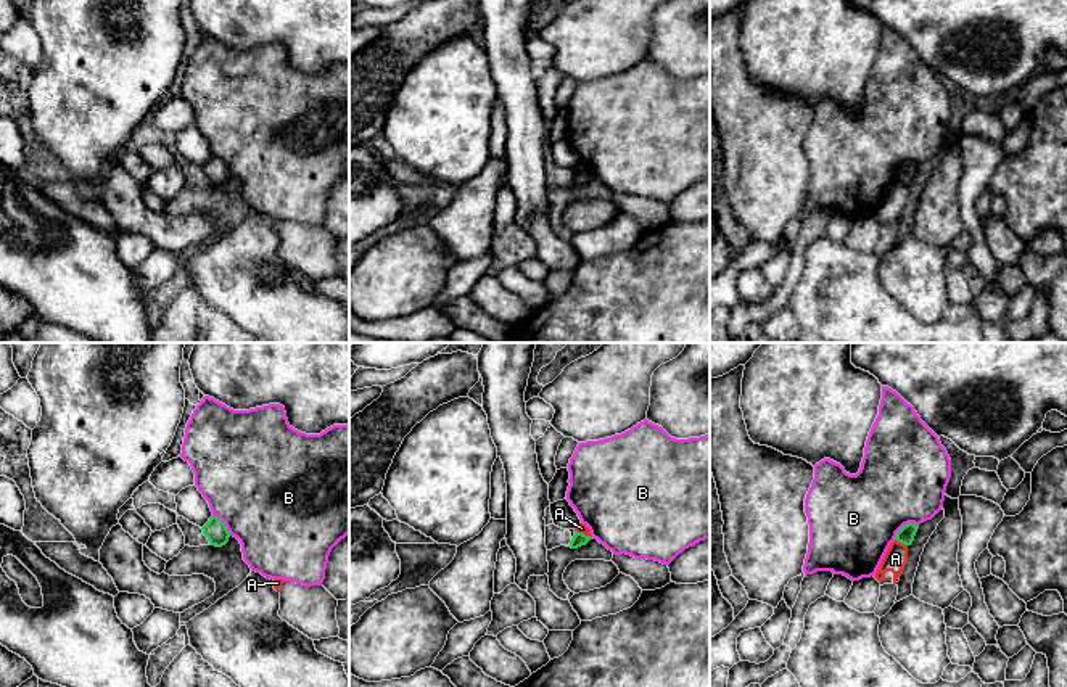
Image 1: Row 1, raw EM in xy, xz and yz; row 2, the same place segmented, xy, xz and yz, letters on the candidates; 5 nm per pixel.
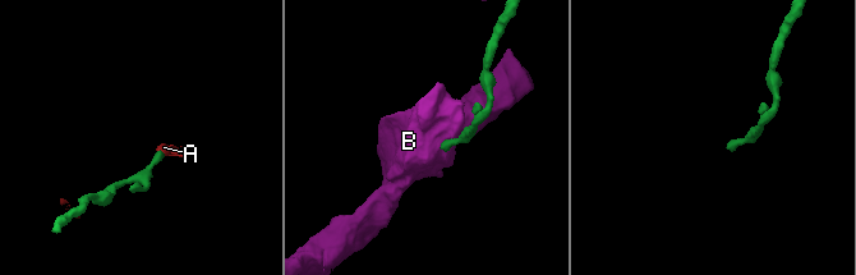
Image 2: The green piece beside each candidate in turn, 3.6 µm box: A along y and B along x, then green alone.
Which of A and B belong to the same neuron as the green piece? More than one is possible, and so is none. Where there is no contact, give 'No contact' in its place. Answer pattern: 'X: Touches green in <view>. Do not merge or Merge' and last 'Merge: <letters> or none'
A: Touches green in yz. Do not merge
B: Touches green in yz. Do not merge
Merge: none

